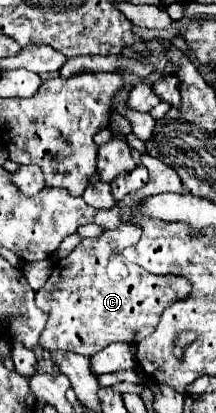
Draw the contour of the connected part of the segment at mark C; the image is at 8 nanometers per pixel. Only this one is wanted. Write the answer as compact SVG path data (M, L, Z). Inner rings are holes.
M120 225L118 229L104 231L98 237L82 239L68 257L56 261L52 275L48 277L44 287L36 293L36 305L48 313L46 327L40 335L40 345L44 351L64 349L64 351L72 351L72 353L90 357L90 355L102 351L110 343L124 341L124 343L136 345L154 331L154 327L160 319L160 313L168 305L188 299L188 295L192 293L192 285L190 285L190 281L186 281L186 277L152 275L152 273L140 269L138 265L126 263L126 259L122 257L122 249L128 245L134 245L138 239L140 239L138 225Z

